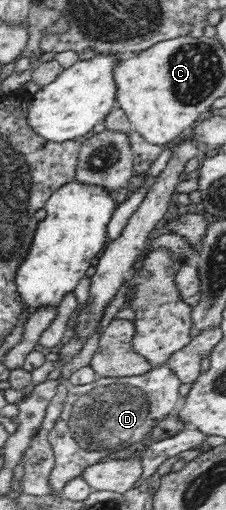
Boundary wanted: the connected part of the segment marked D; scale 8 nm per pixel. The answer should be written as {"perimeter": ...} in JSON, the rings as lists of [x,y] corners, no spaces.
{"perimeter":[[[167,365],[152,367],[147,373],[129,377],[97,377],[85,385],[68,383],[67,399],[59,419],[50,429],[49,442],[55,457],[50,483],[59,493],[67,481],[82,476],[89,465],[103,457],[141,442],[146,434],[175,409],[181,380]]]}

